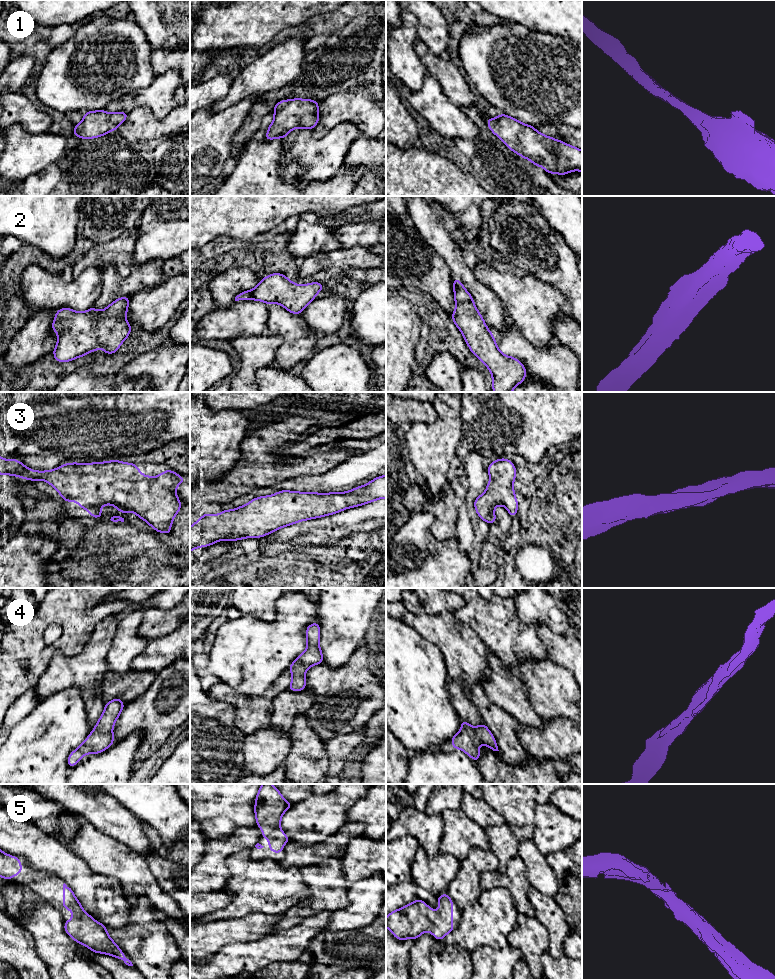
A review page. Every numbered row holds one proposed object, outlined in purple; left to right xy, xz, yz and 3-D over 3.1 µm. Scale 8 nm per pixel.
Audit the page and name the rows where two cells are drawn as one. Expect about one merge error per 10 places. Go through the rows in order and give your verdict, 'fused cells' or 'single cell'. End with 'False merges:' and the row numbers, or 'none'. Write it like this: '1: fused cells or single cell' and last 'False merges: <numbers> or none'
1: single cell
2: single cell
3: single cell
4: single cell
5: single cell
False merges: none

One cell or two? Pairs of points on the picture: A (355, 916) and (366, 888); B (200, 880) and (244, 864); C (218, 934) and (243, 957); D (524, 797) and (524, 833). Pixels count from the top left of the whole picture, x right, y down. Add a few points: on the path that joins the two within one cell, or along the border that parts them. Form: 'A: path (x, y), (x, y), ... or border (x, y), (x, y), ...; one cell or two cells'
A: path (362, 909), (365, 904), (366, 895); one cell
B: border (243, 850), (227, 859), (230, 877), (221, 889); two cells
C: border (252, 940), (228, 943), (209, 956); two cells
D: border (505, 821), (517, 826), (530, 825), (533, 839); two cells

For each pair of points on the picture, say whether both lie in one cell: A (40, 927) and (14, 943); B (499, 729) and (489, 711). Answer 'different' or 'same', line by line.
A: different
B: same

